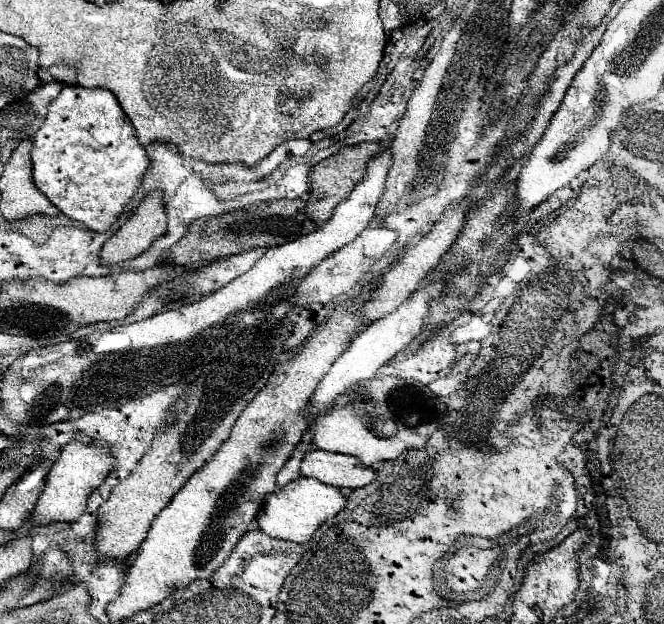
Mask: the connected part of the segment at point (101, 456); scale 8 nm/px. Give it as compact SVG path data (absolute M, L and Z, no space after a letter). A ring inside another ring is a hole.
M70 442L70 444L66 444L46 476L44 490L34 506L34 512L28 518L28 524L32 524L32 526L46 526L46 524L54 524L54 522L74 524L84 514L88 496L104 482L104 478L108 476L108 472L112 468L114 468L114 458L106 450L106 446L102 446L102 442L94 442L94 444Z

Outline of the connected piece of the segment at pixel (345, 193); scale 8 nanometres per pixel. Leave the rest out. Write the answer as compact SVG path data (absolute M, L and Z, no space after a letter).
M364 142L356 146L344 146L338 154L322 160L316 164L310 172L310 200L306 202L306 214L318 222L324 222L330 218L330 214L336 210L338 202L350 196L350 190L366 176L366 166L372 156L378 156L384 150L382 142Z

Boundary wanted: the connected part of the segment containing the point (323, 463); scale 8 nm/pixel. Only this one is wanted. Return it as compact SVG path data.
M310 450L302 460L302 476L312 476L330 486L354 490L374 482L376 470L362 466L362 462L358 462L354 456Z

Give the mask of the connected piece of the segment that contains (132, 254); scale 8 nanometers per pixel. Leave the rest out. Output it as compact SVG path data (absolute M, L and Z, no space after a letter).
M148 194L128 222L100 250L102 266L132 260L146 252L150 244L166 232L166 212L162 194Z

